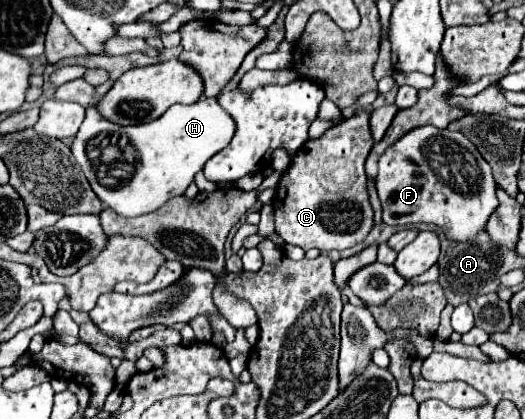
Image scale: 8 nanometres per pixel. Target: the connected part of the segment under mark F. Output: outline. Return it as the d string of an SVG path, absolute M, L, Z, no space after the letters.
M433 125L417 127L393 143L379 159L377 193L383 207L383 221L387 225L415 225L415 223L435 223L453 241L471 241L481 229L489 215L497 209L495 179L491 175L489 163L481 157L477 147L459 131L437 129Z

